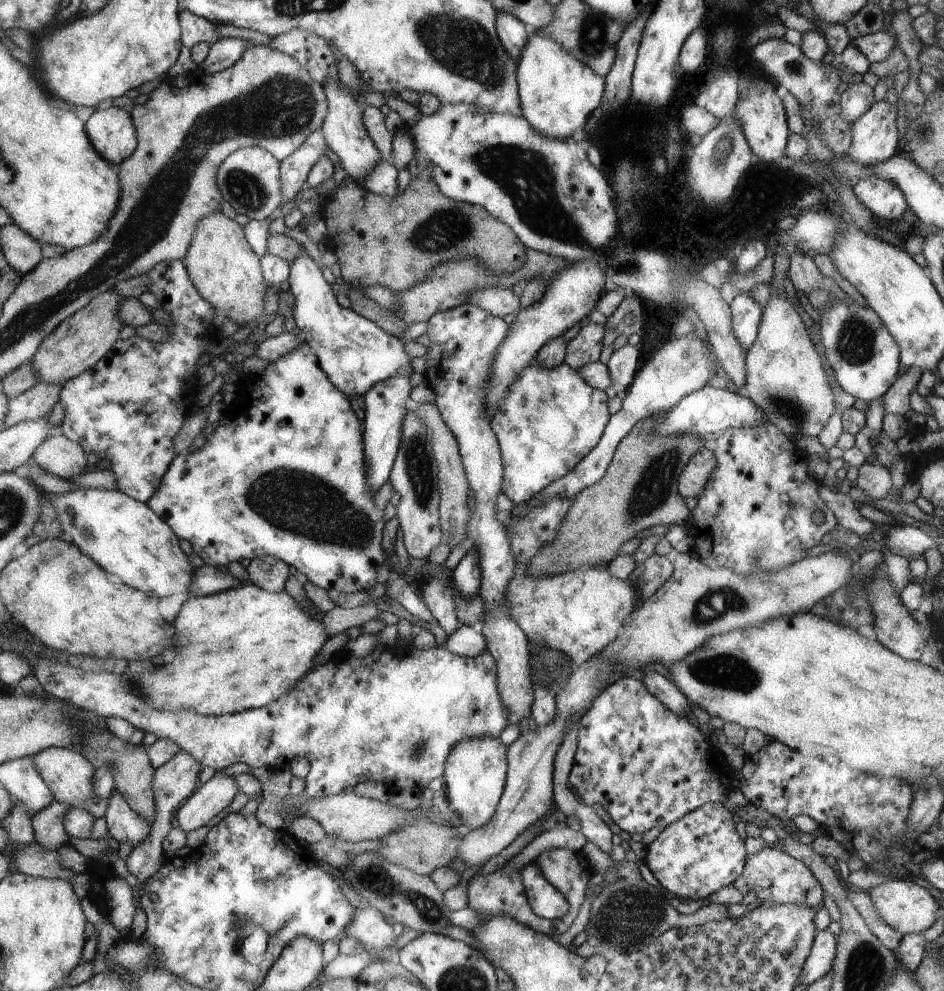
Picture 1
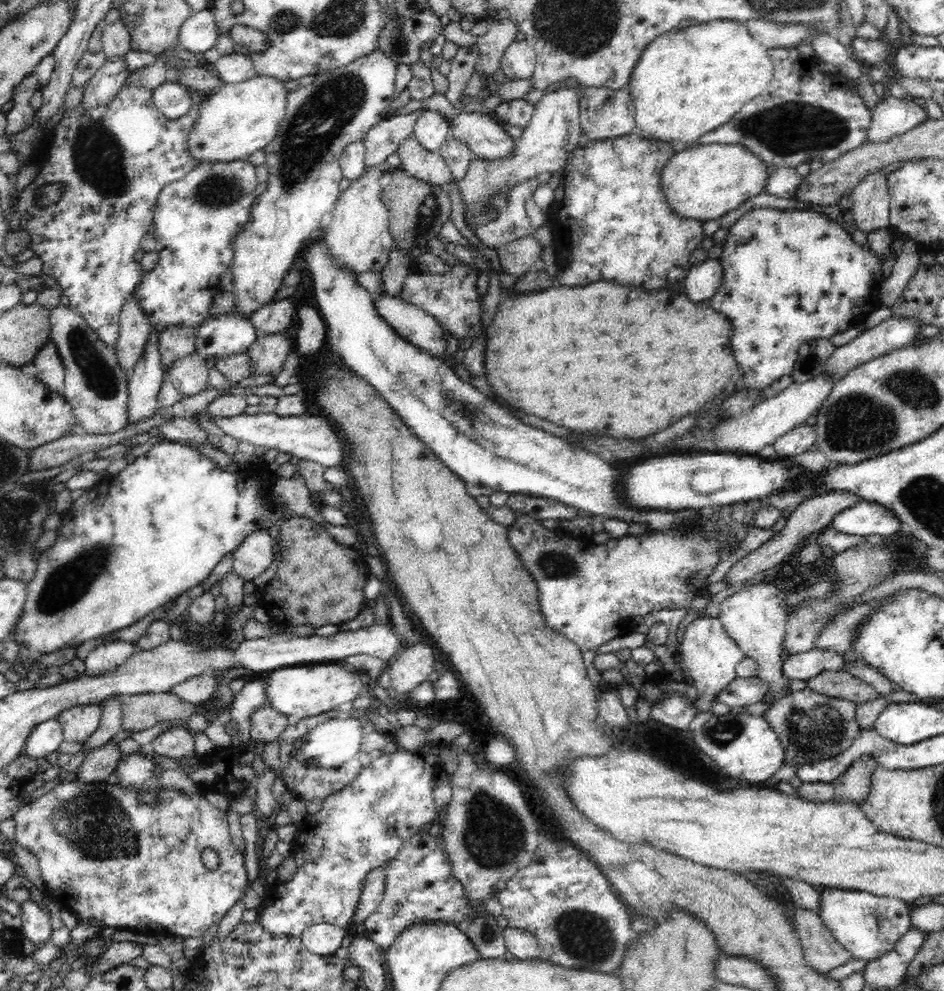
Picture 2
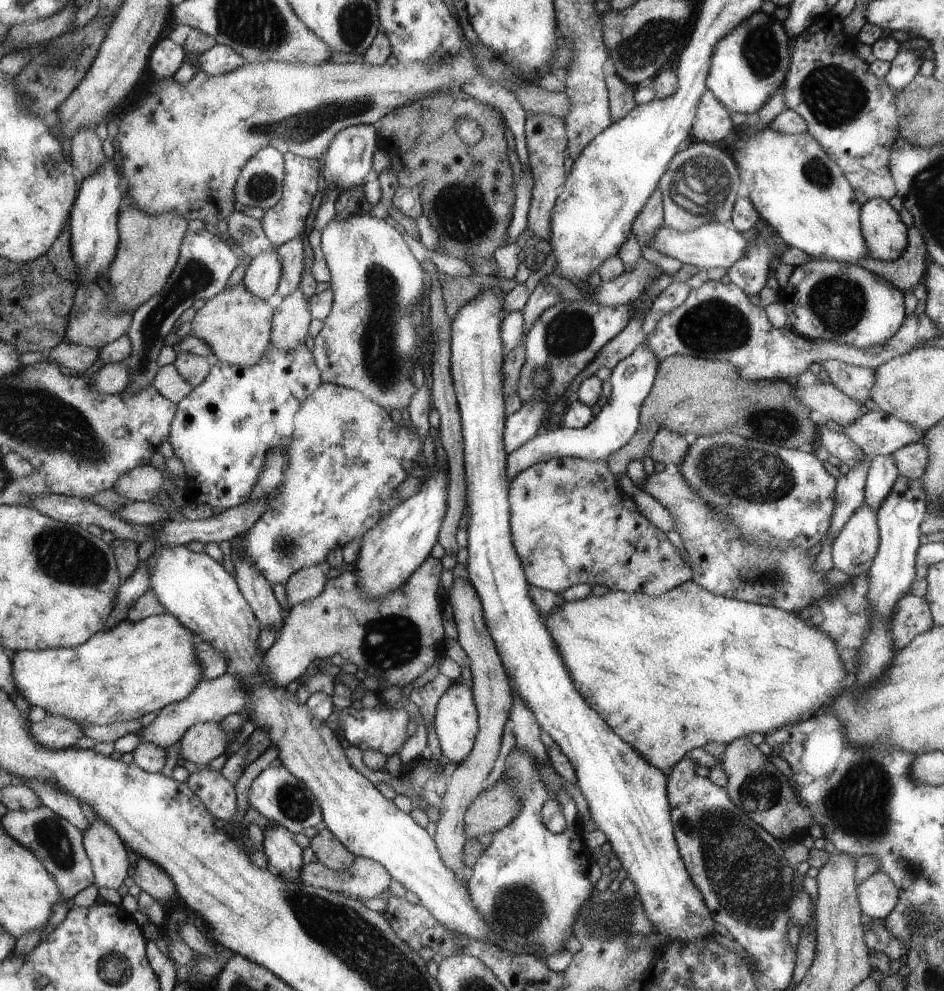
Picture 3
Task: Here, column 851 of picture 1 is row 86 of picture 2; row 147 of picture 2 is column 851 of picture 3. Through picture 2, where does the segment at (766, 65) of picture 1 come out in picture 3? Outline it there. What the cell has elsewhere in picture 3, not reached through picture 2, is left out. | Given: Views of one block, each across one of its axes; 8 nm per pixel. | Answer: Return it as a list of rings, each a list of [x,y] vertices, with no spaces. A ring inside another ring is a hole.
[[[838,20],[824,26],[822,22],[815,21],[794,39],[793,63],[790,64],[789,75],[786,76],[786,84],[782,89],[784,108],[794,110],[804,118],[807,132],[837,161],[856,190],[857,200],[862,205],[873,198],[890,200],[897,194],[888,164],[892,146],[898,134],[901,134],[896,93],[884,77],[878,77],[870,70],[869,61],[864,61],[848,48],[846,36],[842,34],[842,24]]]

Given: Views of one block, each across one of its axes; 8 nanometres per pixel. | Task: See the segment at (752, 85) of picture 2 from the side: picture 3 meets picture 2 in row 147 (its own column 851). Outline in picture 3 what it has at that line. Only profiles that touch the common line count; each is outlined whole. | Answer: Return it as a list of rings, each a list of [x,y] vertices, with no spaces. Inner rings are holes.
[[[694,581],[681,584],[657,597],[646,593],[610,590],[602,596],[586,596],[584,600],[568,602],[564,599],[564,604],[550,616],[542,613],[542,620],[544,620],[545,627],[549,628],[552,640],[556,642],[558,652],[570,672],[570,678],[582,698],[622,741],[635,748],[642,757],[658,767],[667,777],[672,773],[673,767],[696,747],[703,747],[708,742],[720,742],[720,744],[727,745],[733,740],[746,738],[750,734],[758,732],[770,734],[787,725],[805,721],[814,717],[820,708],[828,706],[840,694],[844,694],[848,688],[855,686],[855,683],[851,683],[852,677],[846,672],[845,664],[842,664],[838,645],[835,645],[834,640],[820,628],[810,626],[808,622],[793,612],[786,612],[770,605],[718,596]]]

